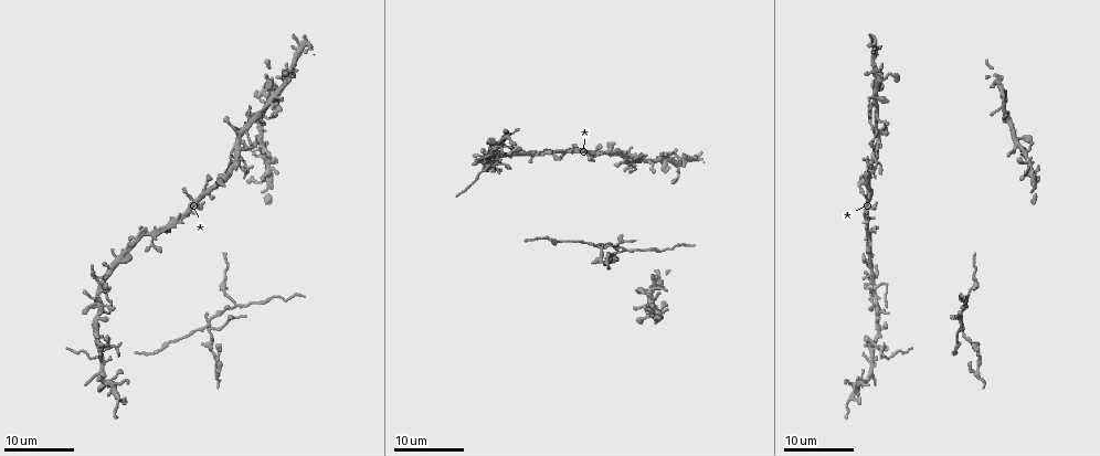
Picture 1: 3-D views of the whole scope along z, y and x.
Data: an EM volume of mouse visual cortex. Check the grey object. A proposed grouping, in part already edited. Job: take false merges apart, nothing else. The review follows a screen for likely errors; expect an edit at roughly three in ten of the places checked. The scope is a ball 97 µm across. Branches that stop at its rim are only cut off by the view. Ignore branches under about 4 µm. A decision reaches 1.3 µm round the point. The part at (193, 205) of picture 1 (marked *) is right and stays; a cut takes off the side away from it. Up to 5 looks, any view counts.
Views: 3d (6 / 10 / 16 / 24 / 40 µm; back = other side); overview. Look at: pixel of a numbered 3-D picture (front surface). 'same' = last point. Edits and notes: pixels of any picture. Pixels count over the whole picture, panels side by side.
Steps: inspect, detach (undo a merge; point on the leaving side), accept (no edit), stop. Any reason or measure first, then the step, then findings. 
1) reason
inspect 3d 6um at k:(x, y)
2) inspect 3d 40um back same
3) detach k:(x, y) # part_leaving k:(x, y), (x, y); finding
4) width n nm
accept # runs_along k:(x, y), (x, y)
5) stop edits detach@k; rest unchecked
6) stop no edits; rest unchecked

a narrow waist
inspect 3d 16um at 1:(869, 265)

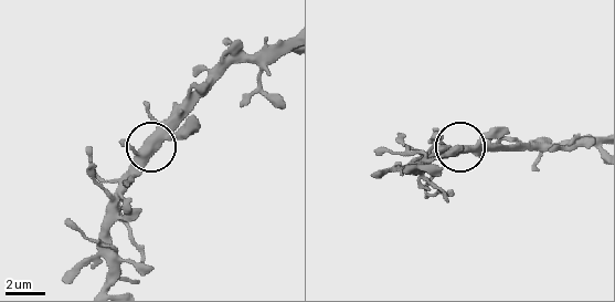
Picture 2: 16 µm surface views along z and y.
inspect 3d 10um at 2:(157, 145)

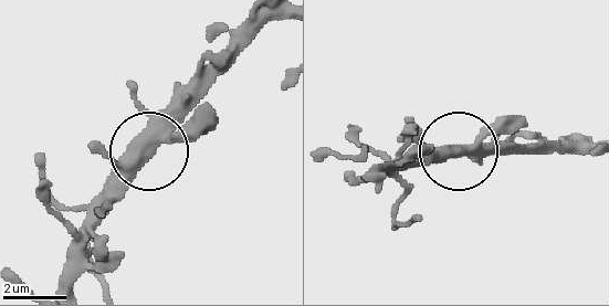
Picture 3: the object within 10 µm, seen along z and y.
accept # runs_along 3:(268, 20), (88, 215); continuous, no second cell

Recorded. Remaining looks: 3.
a fork
inspect 3d 16um at 1:(237, 306)

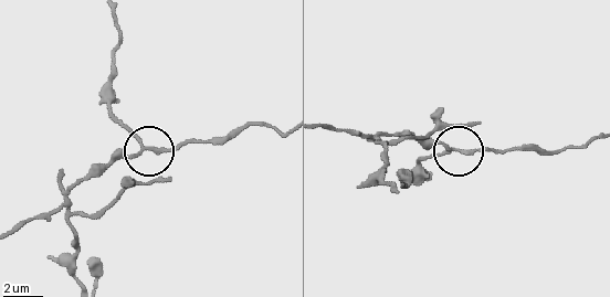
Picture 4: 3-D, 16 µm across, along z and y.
inspect 3d 10um at 4:(147, 149)

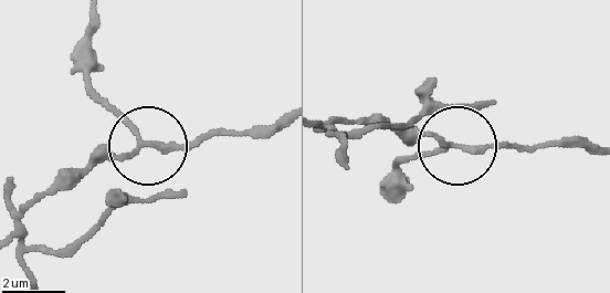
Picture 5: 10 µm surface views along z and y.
arms 3
detach 5:(106, 106) # two cells meet here

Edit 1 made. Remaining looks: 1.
stop edits detach@5; rest unchecked

